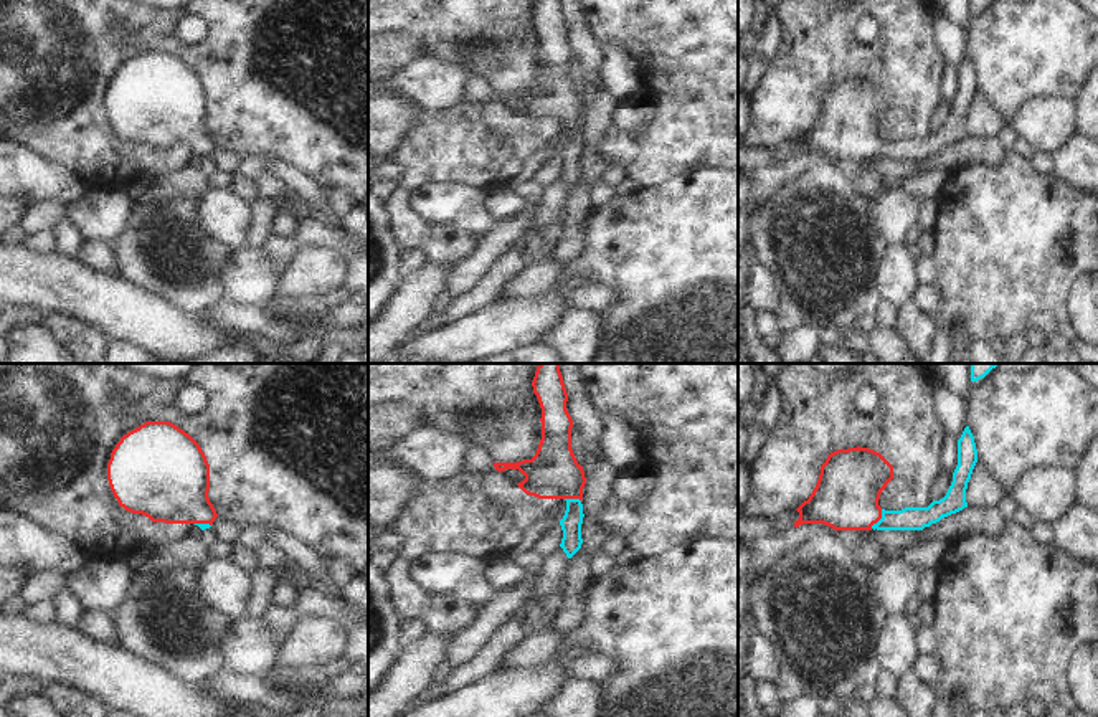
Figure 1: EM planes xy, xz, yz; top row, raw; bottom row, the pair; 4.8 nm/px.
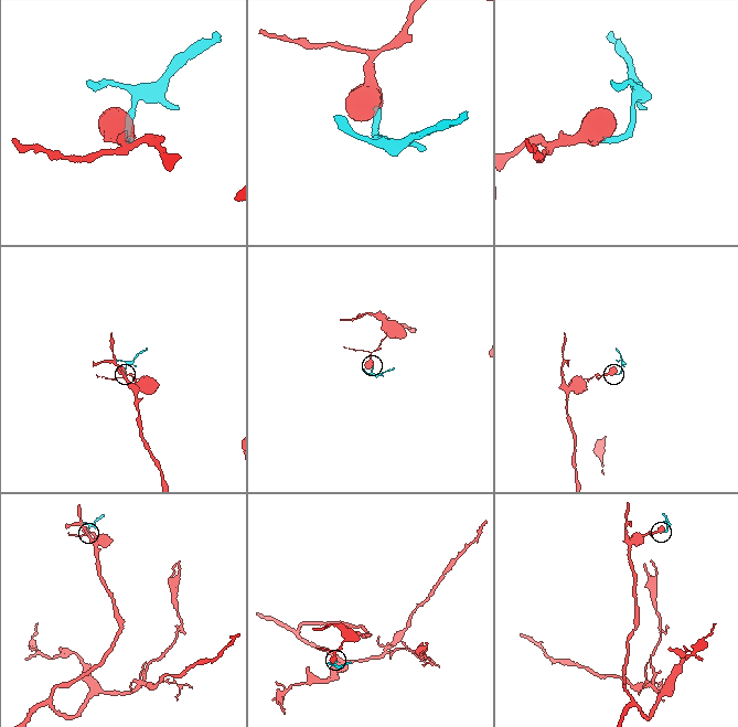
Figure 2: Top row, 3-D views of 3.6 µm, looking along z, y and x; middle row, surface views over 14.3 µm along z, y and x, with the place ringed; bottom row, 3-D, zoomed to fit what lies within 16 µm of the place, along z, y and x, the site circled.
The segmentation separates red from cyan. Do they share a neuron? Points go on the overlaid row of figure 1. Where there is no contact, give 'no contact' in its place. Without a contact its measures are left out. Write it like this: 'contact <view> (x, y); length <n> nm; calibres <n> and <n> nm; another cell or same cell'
contact yz (879, 519); length 110 nm; calibres 320 and 110 nm; same cell

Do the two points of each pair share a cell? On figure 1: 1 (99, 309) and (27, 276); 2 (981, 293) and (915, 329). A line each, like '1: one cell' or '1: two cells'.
1: one cell
2: two cells

